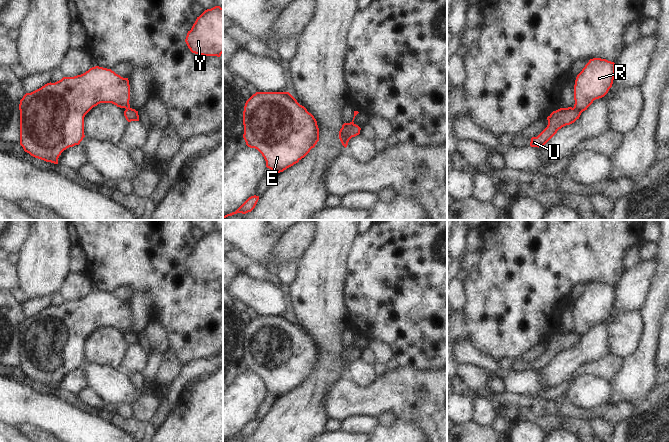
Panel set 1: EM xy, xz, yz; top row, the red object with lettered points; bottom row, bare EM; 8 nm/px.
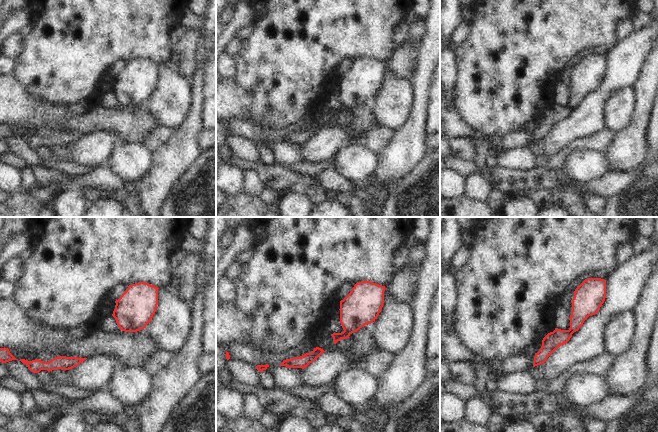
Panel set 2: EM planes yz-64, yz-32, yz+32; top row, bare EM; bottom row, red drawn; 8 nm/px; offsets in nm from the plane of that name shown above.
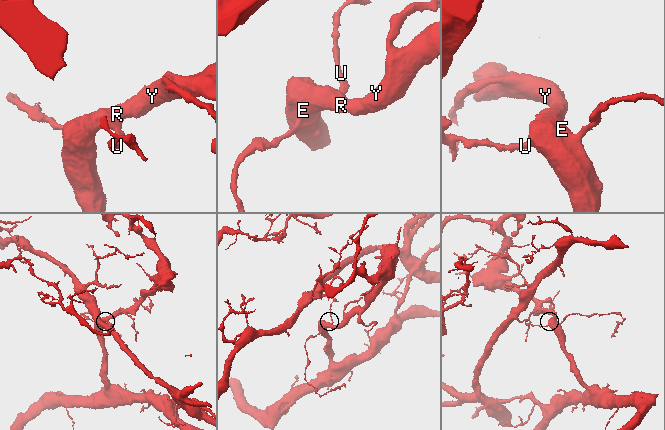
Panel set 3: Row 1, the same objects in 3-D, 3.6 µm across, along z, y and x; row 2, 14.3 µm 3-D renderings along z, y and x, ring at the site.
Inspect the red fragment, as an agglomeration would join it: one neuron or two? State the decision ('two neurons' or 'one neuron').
two neurons

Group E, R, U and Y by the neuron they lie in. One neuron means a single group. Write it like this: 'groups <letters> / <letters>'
groups E R Y / U

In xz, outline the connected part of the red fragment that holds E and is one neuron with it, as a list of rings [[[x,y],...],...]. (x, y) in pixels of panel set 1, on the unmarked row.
[[[256,316],[245,327],[243,335],[243,362],[246,369],[257,373],[266,385],[266,391],[276,398],[298,387],[319,365],[319,352],[314,340],[300,329],[289,316]]]

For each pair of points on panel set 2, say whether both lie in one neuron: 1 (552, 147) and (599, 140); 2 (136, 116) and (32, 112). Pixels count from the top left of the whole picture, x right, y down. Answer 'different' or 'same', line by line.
1: different
2: same

